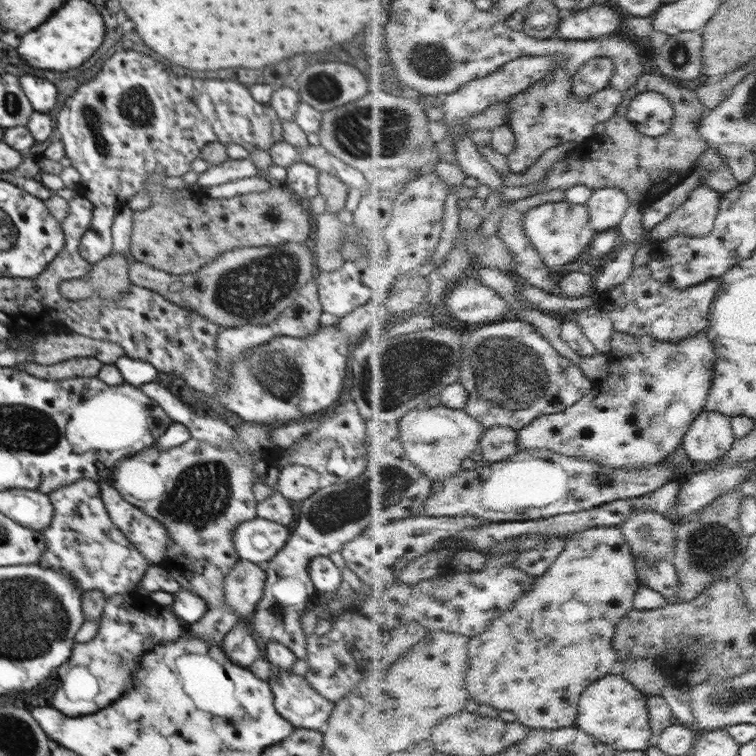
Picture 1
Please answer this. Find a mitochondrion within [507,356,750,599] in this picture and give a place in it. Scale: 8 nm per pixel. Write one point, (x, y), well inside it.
(713, 547)

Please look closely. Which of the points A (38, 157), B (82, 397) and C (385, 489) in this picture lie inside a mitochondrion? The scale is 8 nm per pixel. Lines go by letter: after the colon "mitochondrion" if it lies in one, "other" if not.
A: other
B: other
C: mitochondrion

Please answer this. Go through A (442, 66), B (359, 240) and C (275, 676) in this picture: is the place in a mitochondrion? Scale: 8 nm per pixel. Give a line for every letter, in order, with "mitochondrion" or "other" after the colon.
A: mitochondrion
B: mitochondrion
C: other

